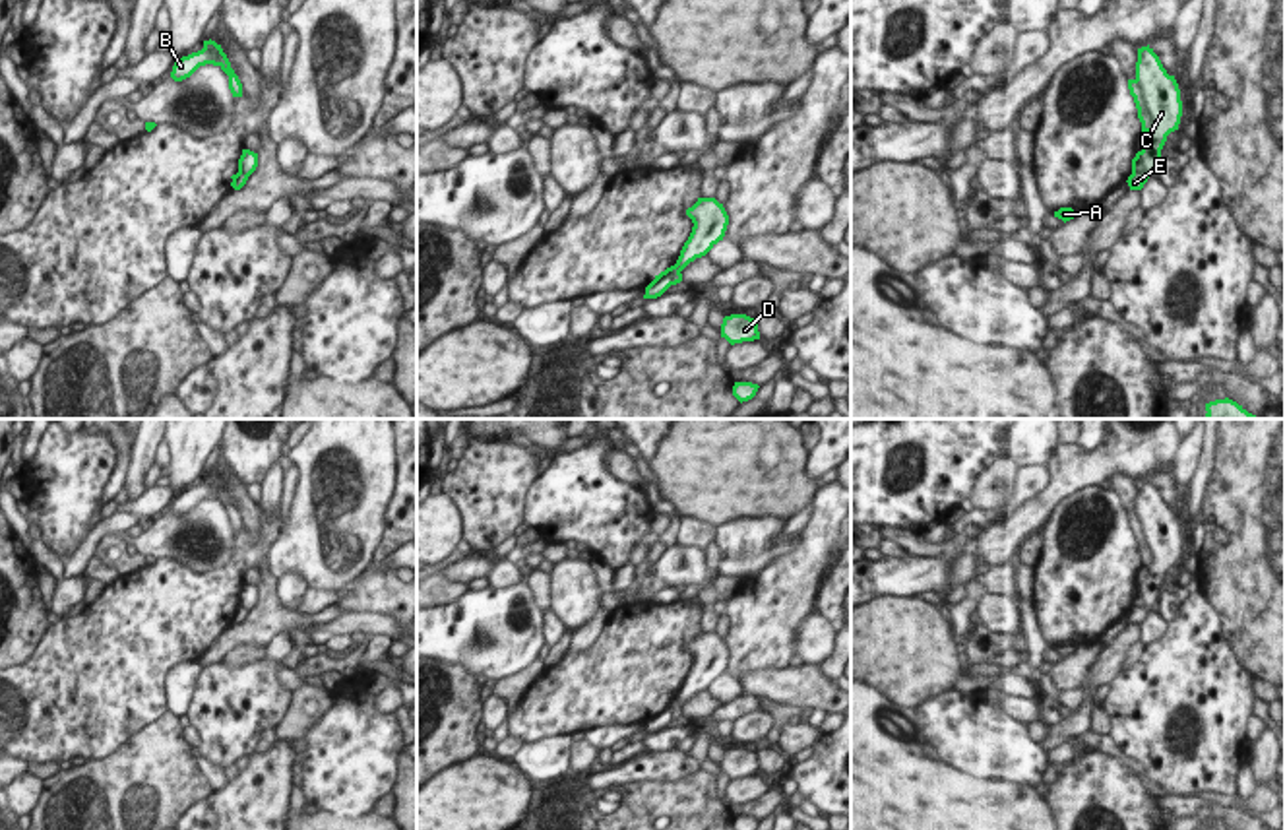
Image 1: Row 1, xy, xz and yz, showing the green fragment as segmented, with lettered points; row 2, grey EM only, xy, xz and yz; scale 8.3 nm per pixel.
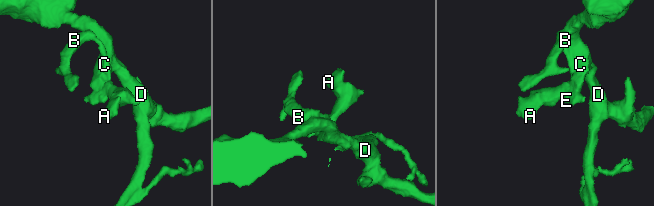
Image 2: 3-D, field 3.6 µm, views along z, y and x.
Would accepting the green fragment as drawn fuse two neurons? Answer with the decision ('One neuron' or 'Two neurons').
Two neurons

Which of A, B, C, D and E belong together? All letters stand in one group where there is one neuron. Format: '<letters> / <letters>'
A B / C D E

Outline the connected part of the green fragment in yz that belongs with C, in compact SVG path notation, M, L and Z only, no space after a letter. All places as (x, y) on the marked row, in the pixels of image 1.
M1138 48L1136 81L1140 83L1145 107L1153 118L1153 130L1140 157L1144 171L1128 176L1130 190L1142 190L1151 173L1159 167L1167 136L1178 130L1182 116L1180 89L1175 76L1169 76L1153 48Z

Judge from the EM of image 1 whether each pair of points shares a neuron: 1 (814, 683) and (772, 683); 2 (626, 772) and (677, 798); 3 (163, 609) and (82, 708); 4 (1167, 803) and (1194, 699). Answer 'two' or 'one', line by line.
1: one
2: two
3: one
4: two

